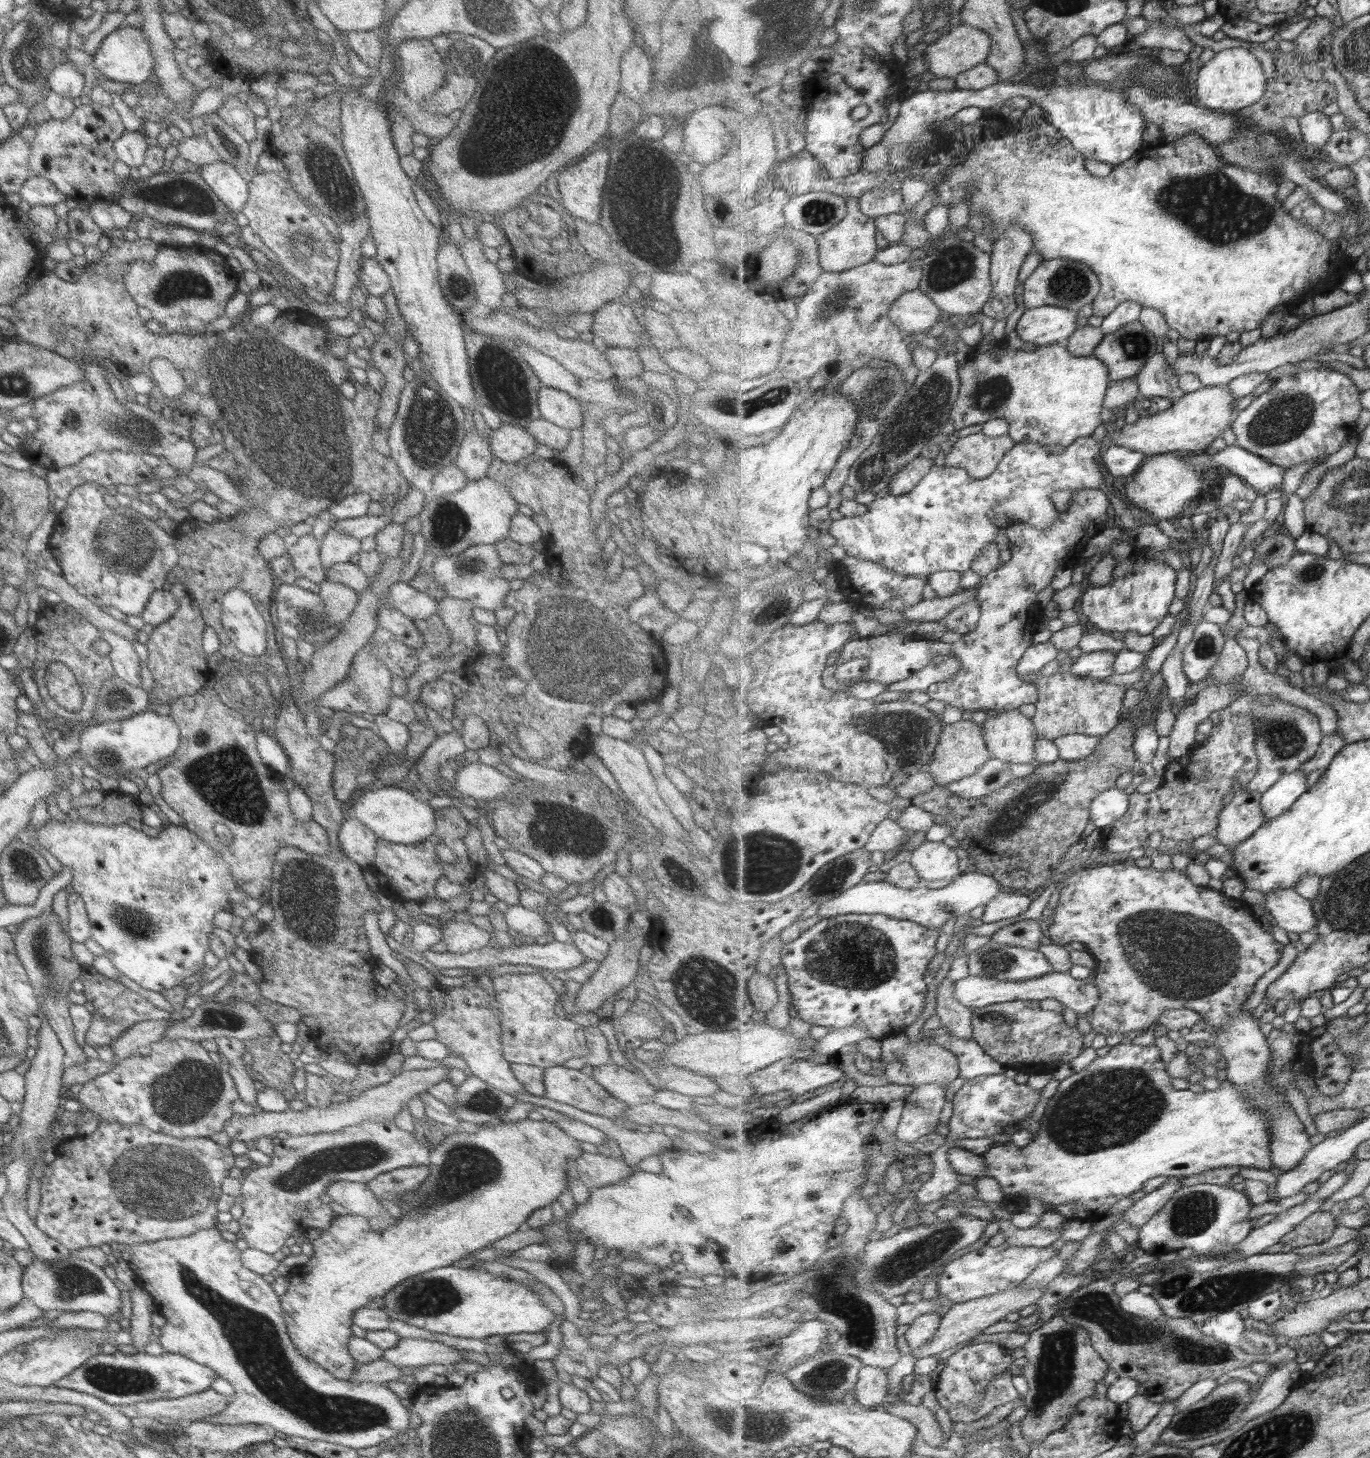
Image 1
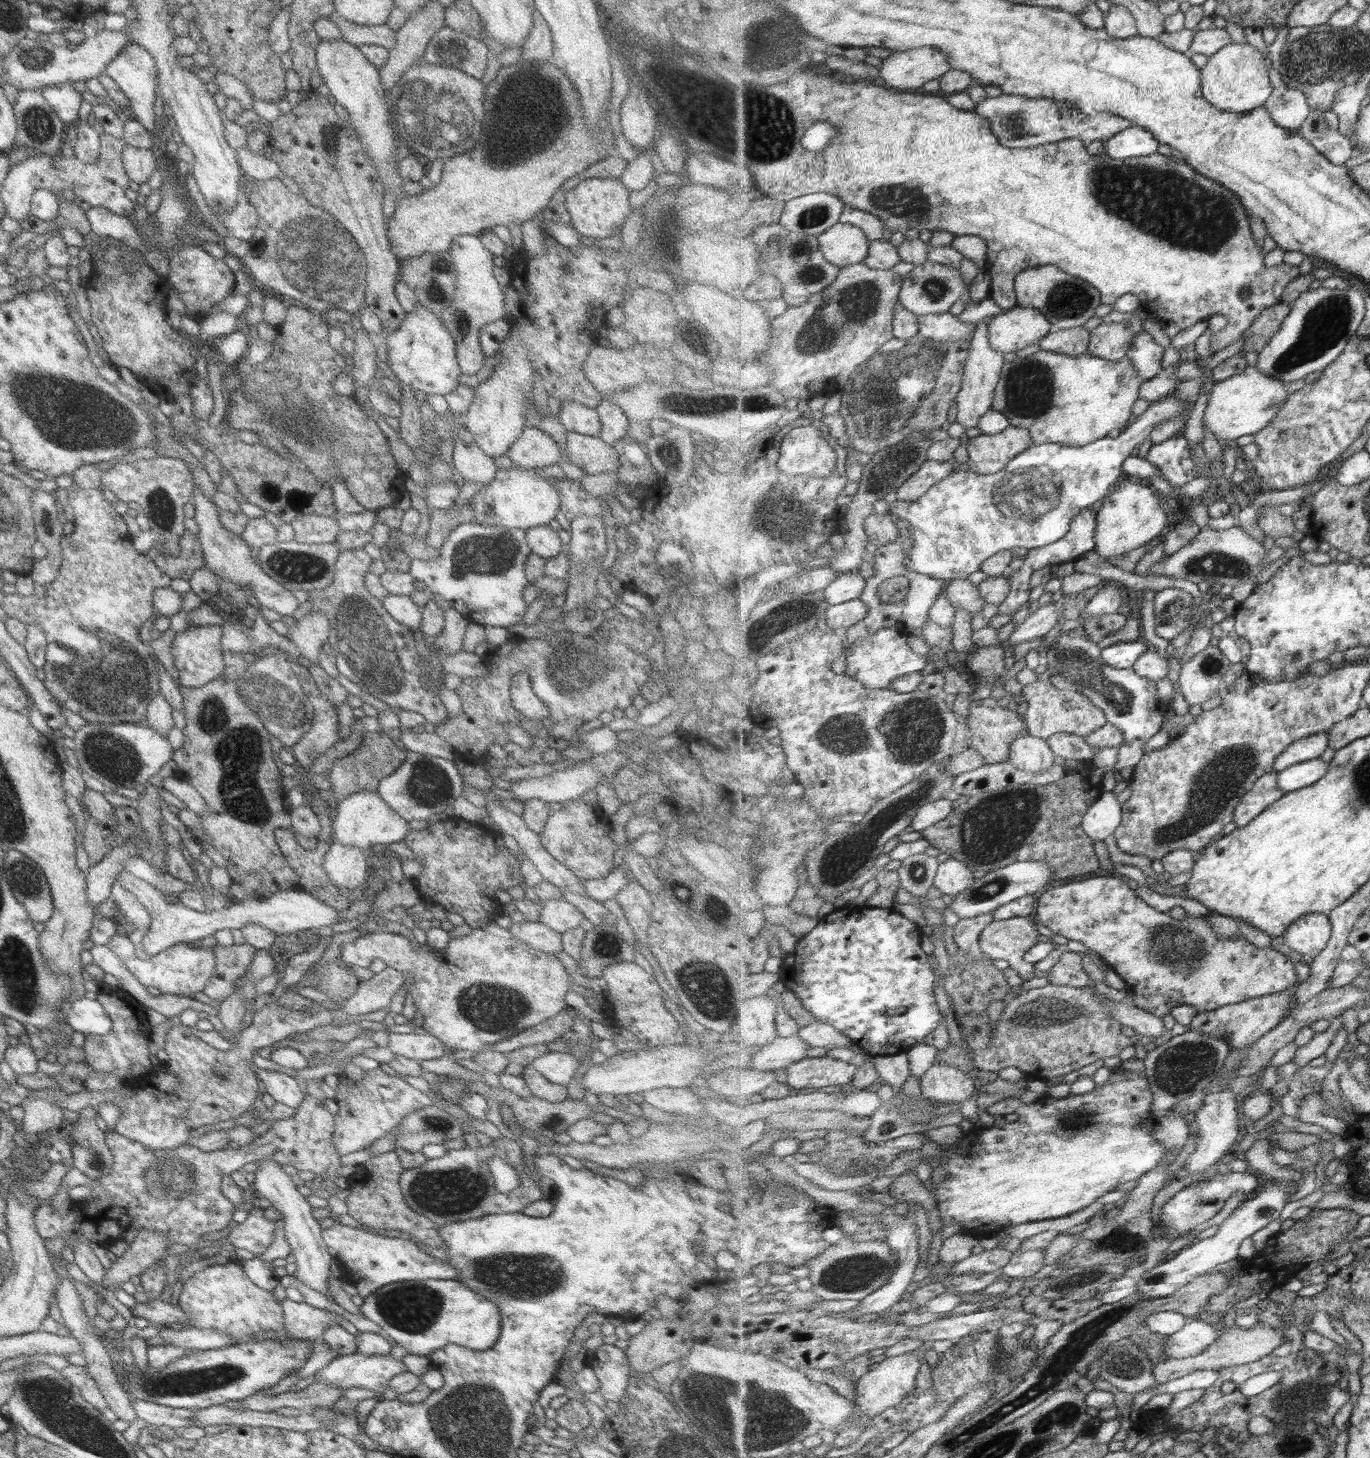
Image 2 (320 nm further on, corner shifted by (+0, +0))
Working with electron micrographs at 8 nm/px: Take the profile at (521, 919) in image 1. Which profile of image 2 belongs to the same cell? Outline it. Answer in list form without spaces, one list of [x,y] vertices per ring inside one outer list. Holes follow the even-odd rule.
[[[561,899],[543,901],[540,905],[539,919],[535,922],[557,934],[579,927],[583,922],[583,915],[579,914],[571,904],[567,904]]]

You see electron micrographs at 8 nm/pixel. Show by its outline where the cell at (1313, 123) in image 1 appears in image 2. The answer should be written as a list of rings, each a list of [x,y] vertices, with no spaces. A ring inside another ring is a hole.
[[[1277,87],[1265,104],[1279,126],[1299,132],[1313,110],[1307,95],[1299,89]]]

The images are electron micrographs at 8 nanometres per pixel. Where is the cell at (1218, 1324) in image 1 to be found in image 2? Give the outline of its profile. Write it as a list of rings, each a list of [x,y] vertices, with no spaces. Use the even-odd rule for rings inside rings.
[[[1189,1318],[1181,1331],[1167,1338],[1165,1355],[1169,1355],[1171,1359],[1198,1356],[1210,1349],[1211,1344],[1217,1342],[1222,1332],[1222,1330],[1217,1330],[1213,1323]]]

